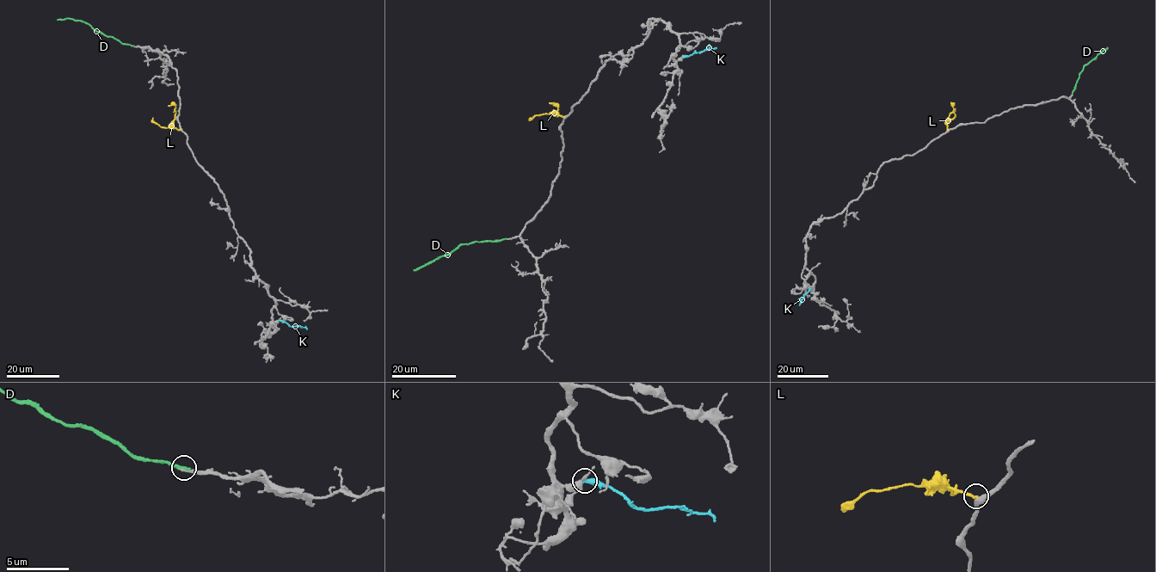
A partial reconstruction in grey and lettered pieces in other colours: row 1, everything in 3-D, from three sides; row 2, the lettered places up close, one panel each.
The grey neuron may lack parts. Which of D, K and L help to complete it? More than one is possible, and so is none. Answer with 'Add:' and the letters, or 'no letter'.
Add: D

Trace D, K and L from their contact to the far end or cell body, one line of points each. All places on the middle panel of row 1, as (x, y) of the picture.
D: (505, 239), (462, 244), (414, 270)
K: (682, 57), (716, 48)
L: (563, 116), (554, 113), (557, 115), (557, 107), (549, 103)

